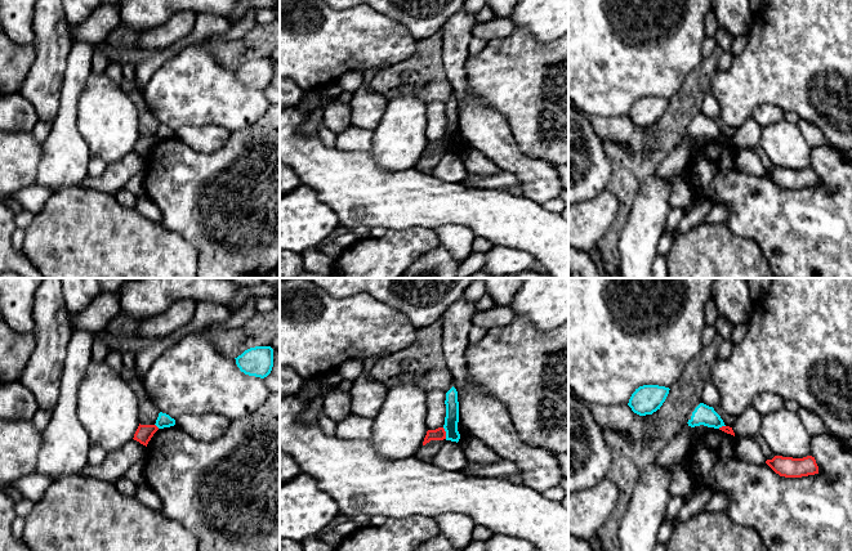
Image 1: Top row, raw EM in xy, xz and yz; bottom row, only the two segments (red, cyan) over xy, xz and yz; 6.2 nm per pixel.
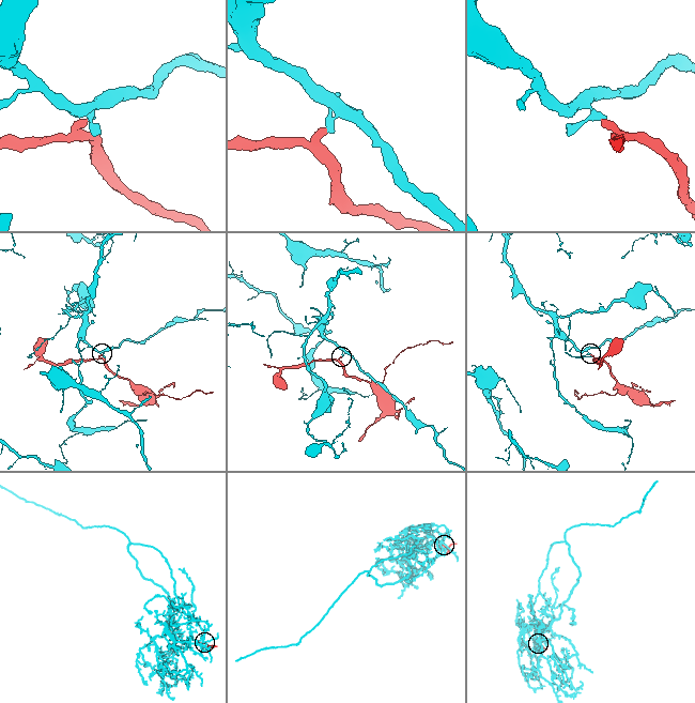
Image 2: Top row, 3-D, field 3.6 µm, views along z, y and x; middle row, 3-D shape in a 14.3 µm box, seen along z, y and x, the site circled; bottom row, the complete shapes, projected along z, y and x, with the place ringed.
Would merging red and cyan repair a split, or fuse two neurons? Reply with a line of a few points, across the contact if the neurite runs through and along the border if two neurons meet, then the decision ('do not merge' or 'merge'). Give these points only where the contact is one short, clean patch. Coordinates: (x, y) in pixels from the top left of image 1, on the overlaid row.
xz (442, 428), (446, 438) | do not merge

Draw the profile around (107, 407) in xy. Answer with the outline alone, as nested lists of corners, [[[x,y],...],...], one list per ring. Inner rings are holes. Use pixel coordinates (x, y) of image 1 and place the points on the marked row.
[[[90,360],[77,390],[77,417],[90,443],[110,453],[134,438],[139,426],[138,399],[106,362]]]

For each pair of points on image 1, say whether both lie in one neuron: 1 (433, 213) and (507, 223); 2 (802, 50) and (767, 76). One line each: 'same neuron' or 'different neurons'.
1: same neuron
2: same neuron

